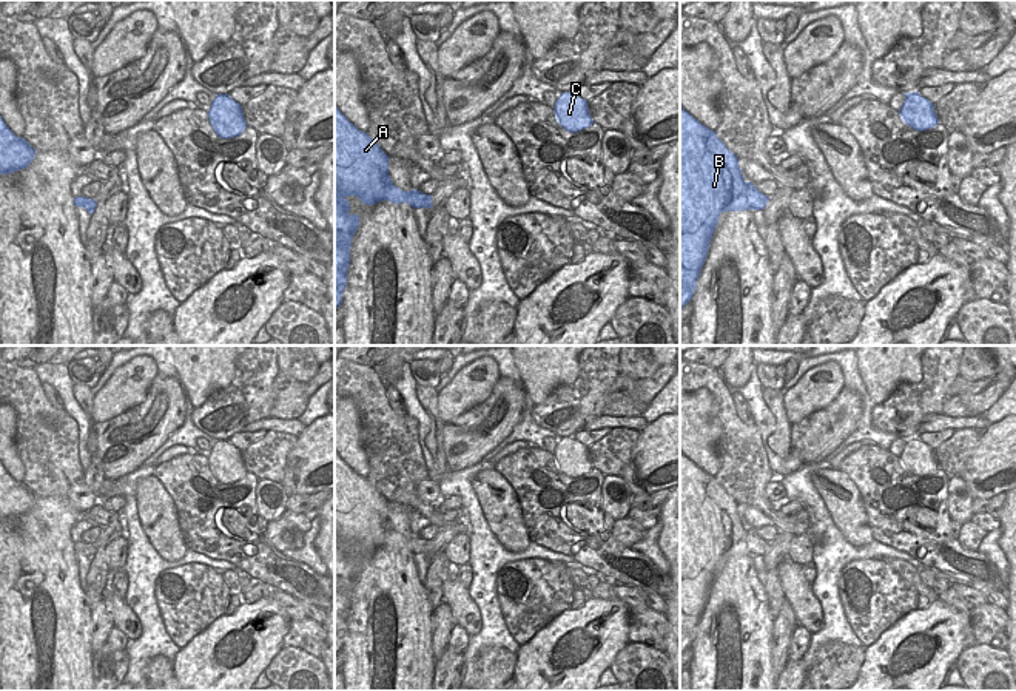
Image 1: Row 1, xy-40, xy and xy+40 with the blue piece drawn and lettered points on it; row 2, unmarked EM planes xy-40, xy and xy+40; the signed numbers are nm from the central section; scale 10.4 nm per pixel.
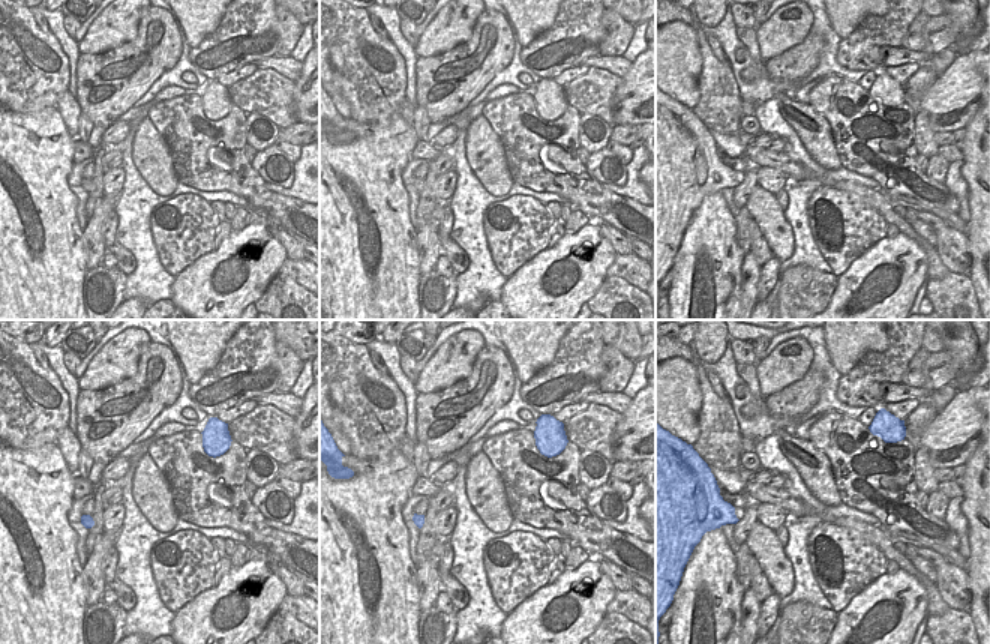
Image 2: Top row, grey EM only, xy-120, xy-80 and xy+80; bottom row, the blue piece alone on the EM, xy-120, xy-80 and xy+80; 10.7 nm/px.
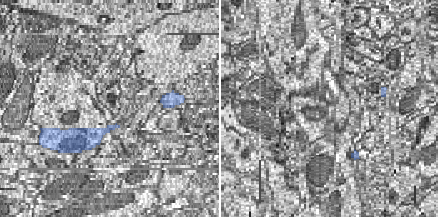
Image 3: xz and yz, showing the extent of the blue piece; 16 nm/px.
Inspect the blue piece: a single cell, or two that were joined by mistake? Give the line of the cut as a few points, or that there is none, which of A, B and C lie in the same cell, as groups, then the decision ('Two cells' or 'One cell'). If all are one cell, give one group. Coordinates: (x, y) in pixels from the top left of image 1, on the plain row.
No split. Groups: A B C. One cell

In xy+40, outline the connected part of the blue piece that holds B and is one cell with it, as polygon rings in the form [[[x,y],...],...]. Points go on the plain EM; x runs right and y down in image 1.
[[[680,450],[680,656],[692,645],[708,594],[723,557],[763,555],[769,543],[745,528],[737,501],[715,477]]]

